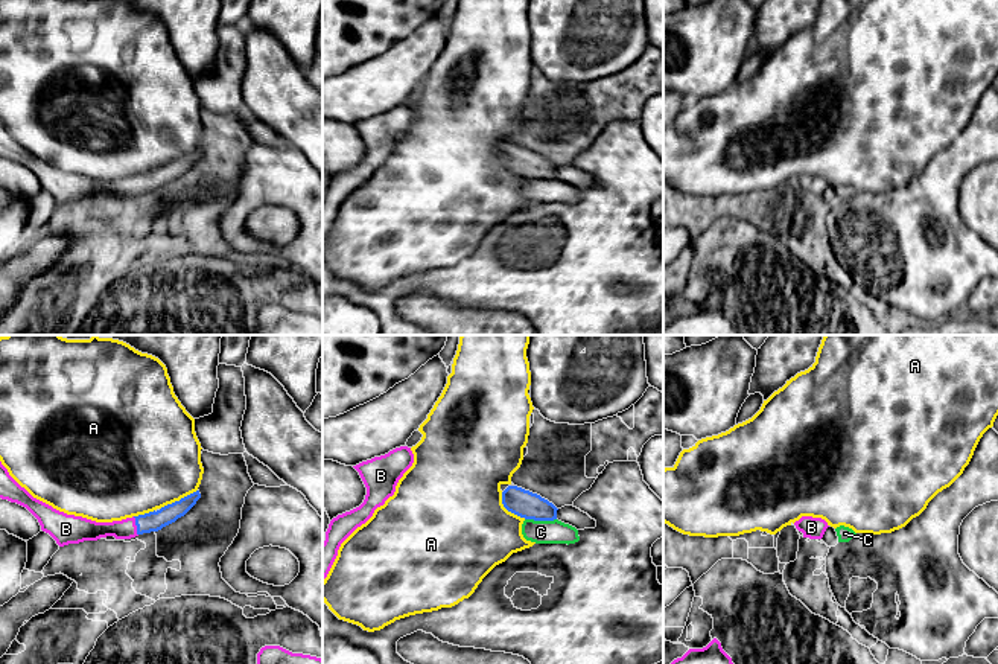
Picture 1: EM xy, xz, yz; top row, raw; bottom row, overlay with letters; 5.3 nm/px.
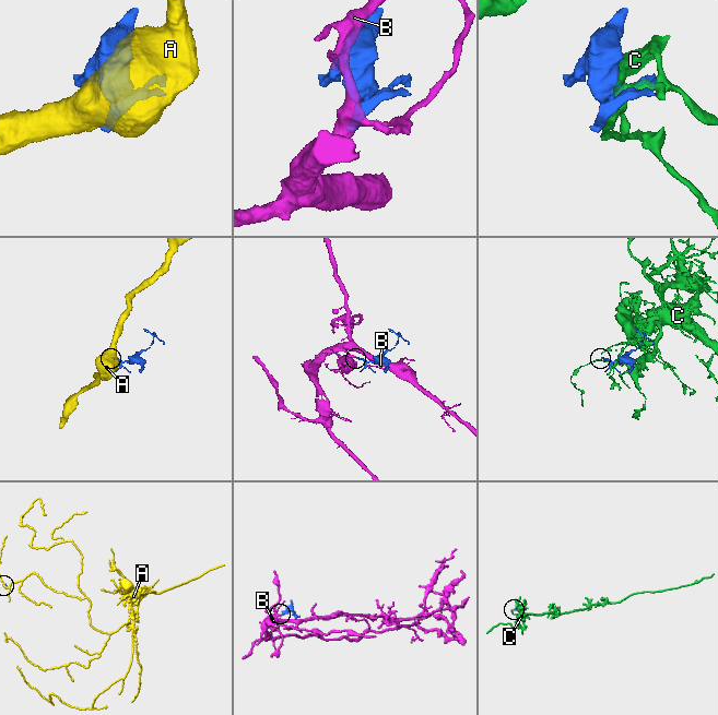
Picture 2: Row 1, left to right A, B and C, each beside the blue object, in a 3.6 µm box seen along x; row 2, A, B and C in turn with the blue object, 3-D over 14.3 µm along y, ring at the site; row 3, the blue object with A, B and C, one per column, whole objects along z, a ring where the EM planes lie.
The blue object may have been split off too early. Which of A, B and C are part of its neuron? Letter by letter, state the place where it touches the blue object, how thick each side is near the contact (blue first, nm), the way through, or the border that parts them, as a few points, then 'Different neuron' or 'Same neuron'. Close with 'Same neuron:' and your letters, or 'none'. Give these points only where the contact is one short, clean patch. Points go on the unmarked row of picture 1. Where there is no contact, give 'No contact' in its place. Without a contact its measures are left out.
A: Touches blue at xy (180, 159). Thickness 110 nm (blue) against 480 nm. Different neuron
B: Touches blue at xy (137, 185). Thickness 110 nm (blue) against 110 nm. Path across: xy (152, 180), (137, 185), (90, 189). Same neuron
C: Touches blue at xz (540, 178). Thickness 140 nm (blue) against 130 nm. Different neuron
Same neuron: B

